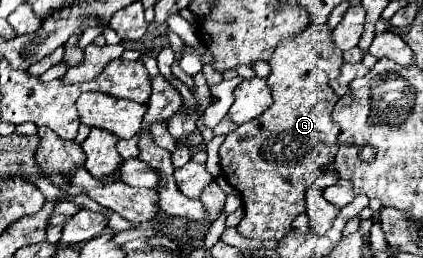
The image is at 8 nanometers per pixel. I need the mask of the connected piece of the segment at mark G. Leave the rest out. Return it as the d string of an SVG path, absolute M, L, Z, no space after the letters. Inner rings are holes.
M307 24L303 32L295 34L295 38L287 38L287 42L275 48L275 54L269 60L271 74L267 76L267 84L273 96L273 104L259 118L241 124L235 132L225 136L225 142L219 148L221 172L229 186L241 196L245 216L237 226L237 232L245 238L257 240L279 240L283 234L291 230L291 222L297 214L305 212L305 190L311 184L329 186L339 180L339 174L333 168L333 156L337 152L337 134L339 126L331 120L331 110L337 102L337 94L327 84L331 78L339 74L339 66L343 62L343 52L335 48L329 40L331 30L319 24Z

